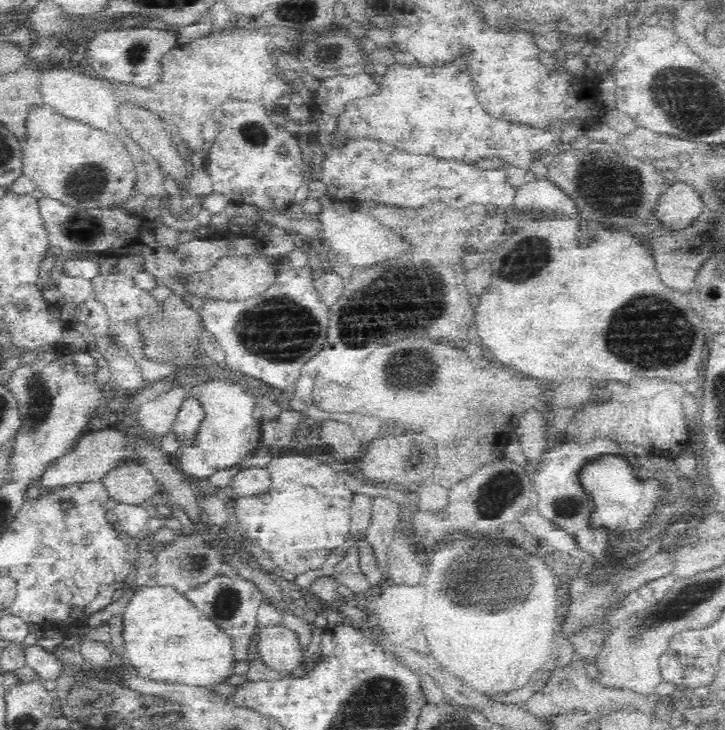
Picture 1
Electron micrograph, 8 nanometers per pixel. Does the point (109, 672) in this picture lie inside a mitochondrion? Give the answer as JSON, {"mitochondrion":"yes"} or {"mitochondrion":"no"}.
{"mitochondrion":"no"}

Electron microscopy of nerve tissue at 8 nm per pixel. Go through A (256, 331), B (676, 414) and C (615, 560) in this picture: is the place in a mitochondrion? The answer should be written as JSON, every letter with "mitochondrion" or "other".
{"A":"mitochondrion","B":"other","C":"other"}

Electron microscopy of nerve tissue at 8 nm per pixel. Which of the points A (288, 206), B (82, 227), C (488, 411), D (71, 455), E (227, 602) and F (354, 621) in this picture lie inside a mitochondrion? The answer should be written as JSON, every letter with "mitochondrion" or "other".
{"A":"other","B":"mitochondrion","C":"other","D":"other","E":"mitochondrion","F":"other"}

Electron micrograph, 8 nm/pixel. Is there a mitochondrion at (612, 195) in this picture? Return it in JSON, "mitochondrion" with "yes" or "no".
{"mitochondrion":"yes"}

